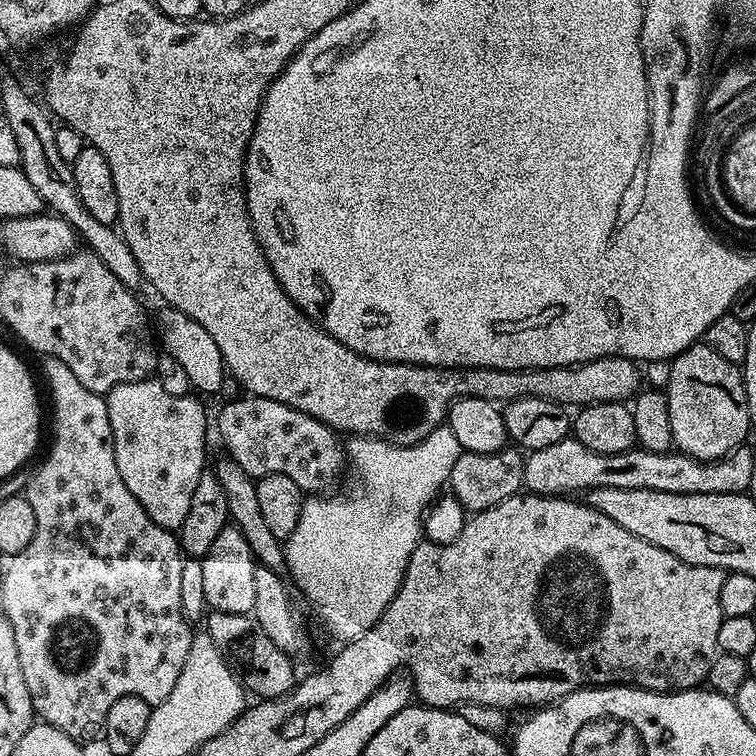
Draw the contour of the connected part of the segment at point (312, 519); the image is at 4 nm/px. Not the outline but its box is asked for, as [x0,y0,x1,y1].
[283,426,462,642]

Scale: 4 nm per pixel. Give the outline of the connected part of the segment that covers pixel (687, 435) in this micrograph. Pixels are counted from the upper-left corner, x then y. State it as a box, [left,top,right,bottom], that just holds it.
[667,342,754,460]

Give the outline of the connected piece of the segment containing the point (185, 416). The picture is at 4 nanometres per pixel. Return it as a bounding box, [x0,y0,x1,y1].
[106,378,210,530]

